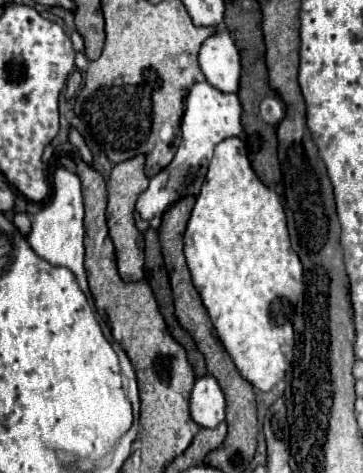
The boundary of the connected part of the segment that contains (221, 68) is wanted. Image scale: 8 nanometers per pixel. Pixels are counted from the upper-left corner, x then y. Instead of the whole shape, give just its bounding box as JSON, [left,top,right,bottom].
[199,29,239,93]

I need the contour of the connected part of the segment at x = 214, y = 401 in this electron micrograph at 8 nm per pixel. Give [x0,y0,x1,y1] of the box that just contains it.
[191,377,225,427]

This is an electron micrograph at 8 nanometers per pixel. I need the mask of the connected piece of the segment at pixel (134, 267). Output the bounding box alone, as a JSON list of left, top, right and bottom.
[107,155,149,281]

